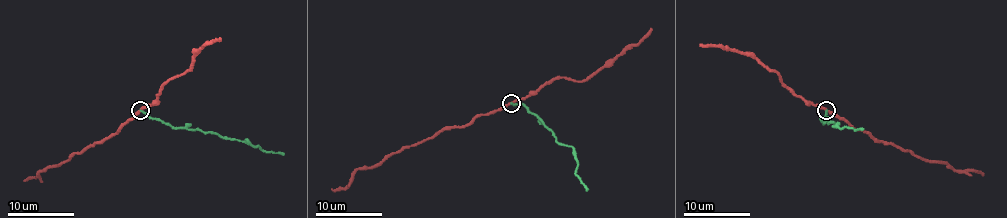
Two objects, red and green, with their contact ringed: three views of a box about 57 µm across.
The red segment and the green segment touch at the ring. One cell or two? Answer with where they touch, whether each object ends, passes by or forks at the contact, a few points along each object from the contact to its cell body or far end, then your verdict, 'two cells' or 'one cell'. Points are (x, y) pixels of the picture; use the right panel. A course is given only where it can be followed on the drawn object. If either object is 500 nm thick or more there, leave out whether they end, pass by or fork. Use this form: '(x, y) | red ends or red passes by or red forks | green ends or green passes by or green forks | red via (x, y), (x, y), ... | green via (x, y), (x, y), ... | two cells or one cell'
(826, 110) | red passes by | green ends | red via (826, 110), (882, 141), (911, 151), (927, 161), (939, 161), (955, 170), (974, 171), (983, 176) | green via (826, 110), (824, 117), (820, 117), (822, 123), (833, 121), (836, 125), (832, 126), (864, 130) | two cells

